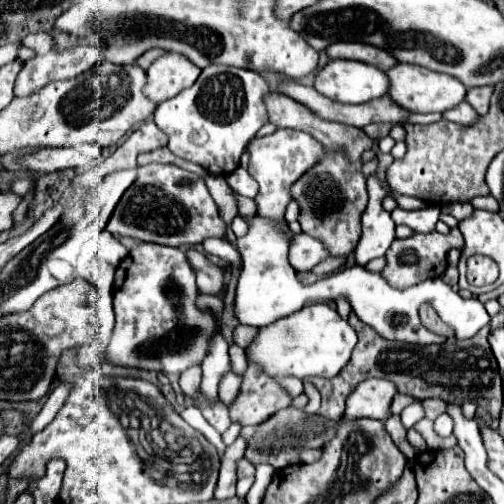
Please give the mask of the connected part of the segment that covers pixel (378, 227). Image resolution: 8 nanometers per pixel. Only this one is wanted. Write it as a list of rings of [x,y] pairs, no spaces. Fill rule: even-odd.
[[[375,177],[367,179],[369,203],[361,215],[361,239],[355,247],[355,263],[365,265],[375,257],[383,257],[385,249],[395,239],[395,223],[391,215],[381,207],[381,199],[387,195]]]

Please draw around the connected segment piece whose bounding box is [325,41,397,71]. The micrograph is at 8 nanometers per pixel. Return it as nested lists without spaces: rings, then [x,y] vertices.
[[[339,41],[339,43],[333,43],[325,49],[327,57],[329,59],[353,59],[353,61],[363,61],[363,63],[369,63],[369,65],[375,65],[377,69],[381,71],[387,71],[391,69],[393,65],[397,65],[397,61],[383,49],[379,47],[373,47],[373,45],[367,45],[367,43],[345,43],[345,41]]]

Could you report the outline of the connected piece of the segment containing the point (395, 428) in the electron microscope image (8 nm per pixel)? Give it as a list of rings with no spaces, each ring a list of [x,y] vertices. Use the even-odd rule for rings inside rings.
[[[389,415],[389,417],[385,419],[385,429],[387,429],[387,433],[391,435],[391,439],[395,441],[395,445],[399,447],[399,451],[401,451],[407,459],[415,459],[415,457],[417,457],[417,451],[415,451],[415,449],[409,445],[409,441],[407,441],[407,429],[403,427],[399,415]]]

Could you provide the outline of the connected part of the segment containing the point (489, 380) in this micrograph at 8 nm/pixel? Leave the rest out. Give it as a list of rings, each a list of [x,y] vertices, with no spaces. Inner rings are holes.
[[[353,313],[349,317],[349,325],[357,329],[359,343],[347,367],[343,367],[341,373],[333,379],[311,377],[311,383],[323,395],[319,415],[327,419],[339,419],[343,413],[347,393],[351,393],[351,389],[355,389],[361,381],[365,381],[371,375],[371,377],[393,381],[397,387],[397,393],[405,393],[415,399],[441,397],[443,401],[459,401],[459,403],[475,401],[479,407],[485,407],[491,413],[491,419],[495,423],[499,421],[503,391],[501,391],[501,377],[499,377],[497,361],[487,341],[489,331],[491,331],[489,325],[485,325],[485,329],[481,329],[471,339],[465,339],[465,341],[451,339],[445,345],[429,345],[429,347],[415,347],[407,343],[387,341],[379,337],[369,325],[359,323],[359,319]]]

